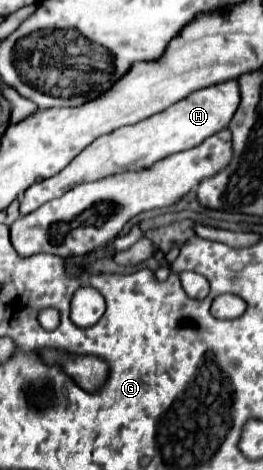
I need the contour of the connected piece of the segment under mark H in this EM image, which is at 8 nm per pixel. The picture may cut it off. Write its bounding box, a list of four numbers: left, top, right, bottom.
[20,81,240,215]

